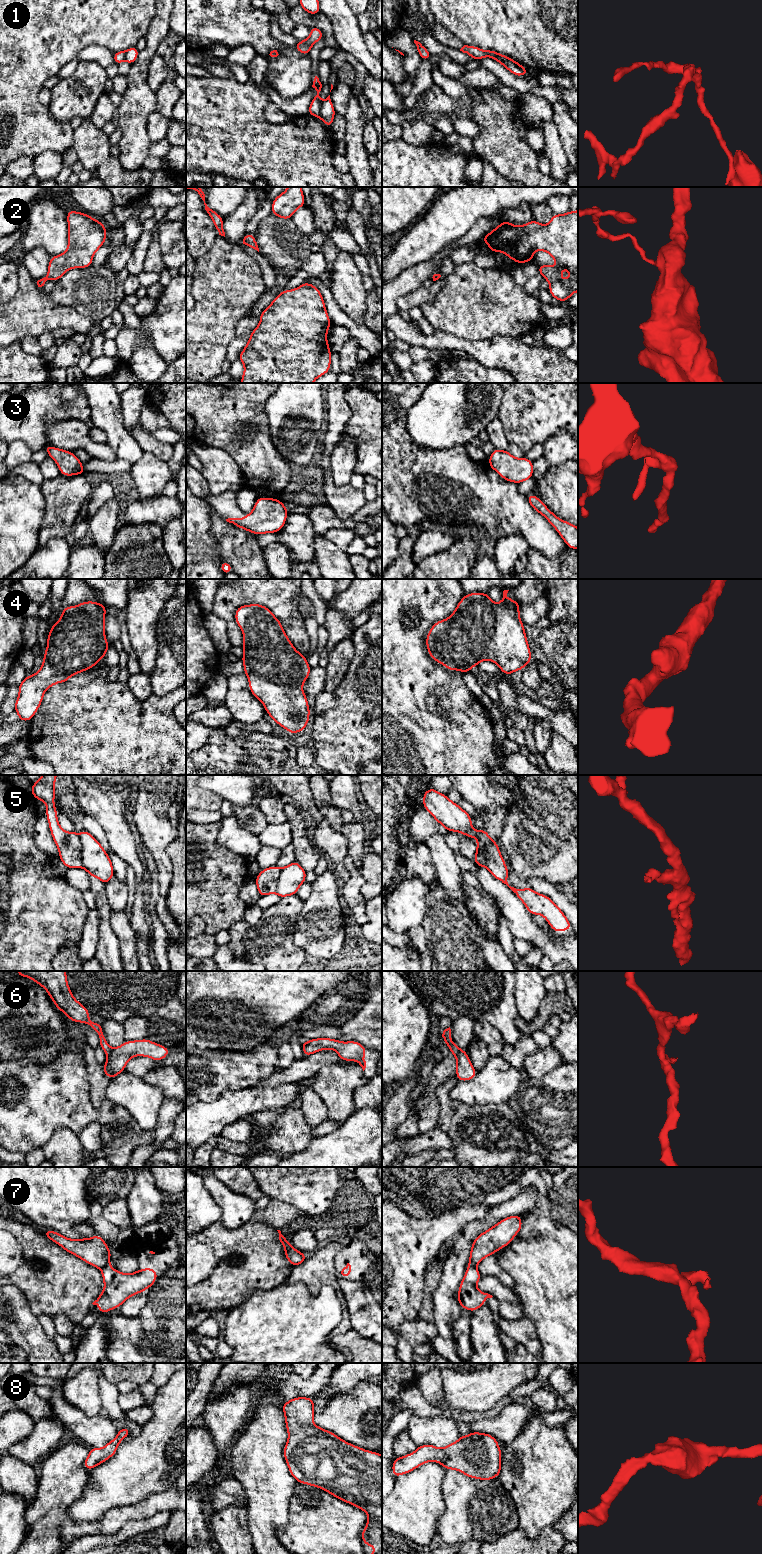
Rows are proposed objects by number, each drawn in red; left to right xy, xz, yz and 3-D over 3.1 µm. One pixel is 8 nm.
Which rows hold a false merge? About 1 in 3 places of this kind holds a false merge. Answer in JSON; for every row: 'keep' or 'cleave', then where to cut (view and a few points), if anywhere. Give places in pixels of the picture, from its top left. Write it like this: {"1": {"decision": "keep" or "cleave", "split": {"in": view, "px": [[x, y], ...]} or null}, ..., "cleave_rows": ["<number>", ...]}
{"1": {"decision": "cleave", "split": {"in": "xz", "px": [[322, 102], [318, 116]]}}, "2": {"decision": "cleave", "split": {"in": "xy", "px": [[46, 276], [48, 278]]}}, "3": {"decision": "keep", "split": null}, "4": {"decision": "keep", "split": null}, "5": {"decision": "cleave", "split": {"in": "xy", "px": [[78, 835], [80, 840], [81, 866]]}}, "6": {"decision": "cleave", "split": {"in": "xy", "px": [[112, 1048], [107, 1055]]}}, "7": {"decision": "cleave", "split": {"in": "xy", "px": [[109, 1262], [101, 1269]]}}, "8": {"decision": "keep", "split": null}, "cleave_rows": ["1", "2", "5", "6", "7"]}

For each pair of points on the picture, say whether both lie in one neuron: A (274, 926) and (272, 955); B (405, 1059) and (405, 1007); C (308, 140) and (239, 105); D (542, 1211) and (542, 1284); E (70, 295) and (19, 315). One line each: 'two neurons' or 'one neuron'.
A: one neuron
B: one neuron
C: one neuron
D: one neuron
E: two neurons

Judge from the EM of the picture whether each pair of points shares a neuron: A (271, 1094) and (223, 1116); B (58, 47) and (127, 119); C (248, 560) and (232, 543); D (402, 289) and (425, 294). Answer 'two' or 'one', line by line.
A: one
B: two
C: one
D: two

